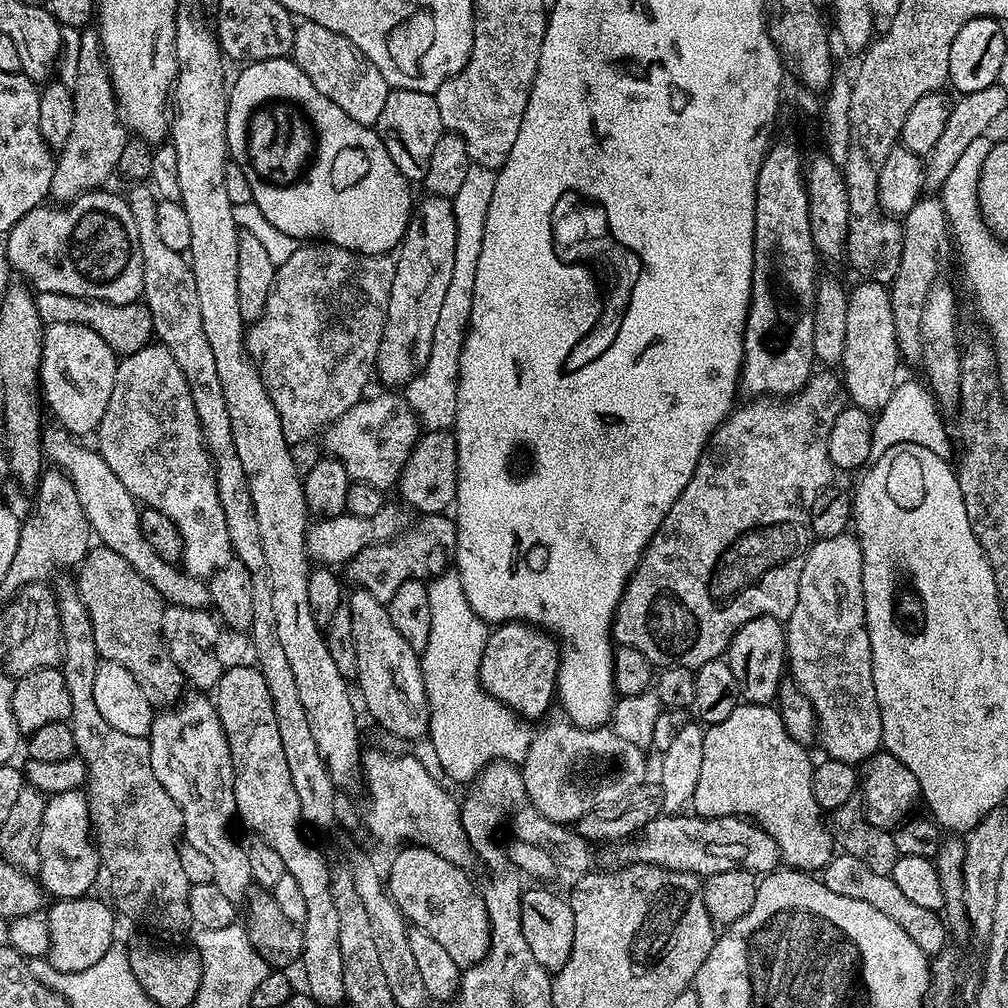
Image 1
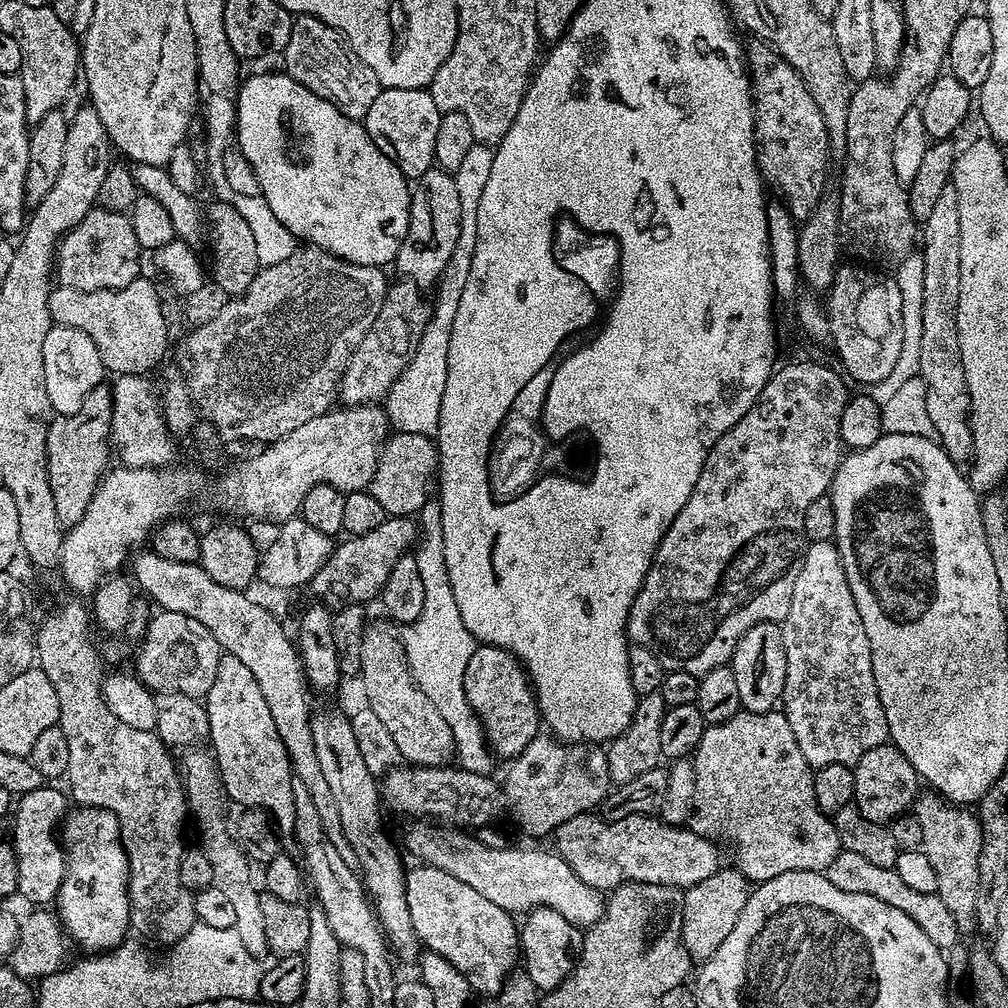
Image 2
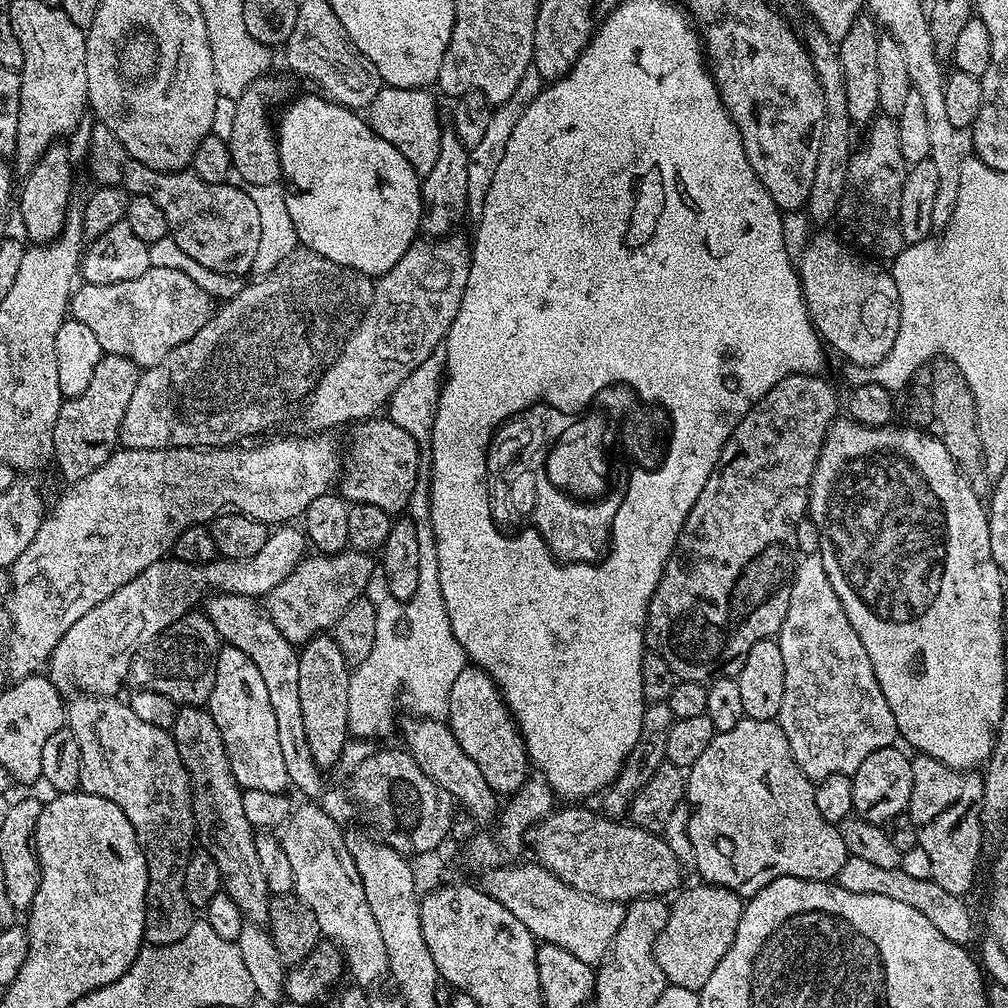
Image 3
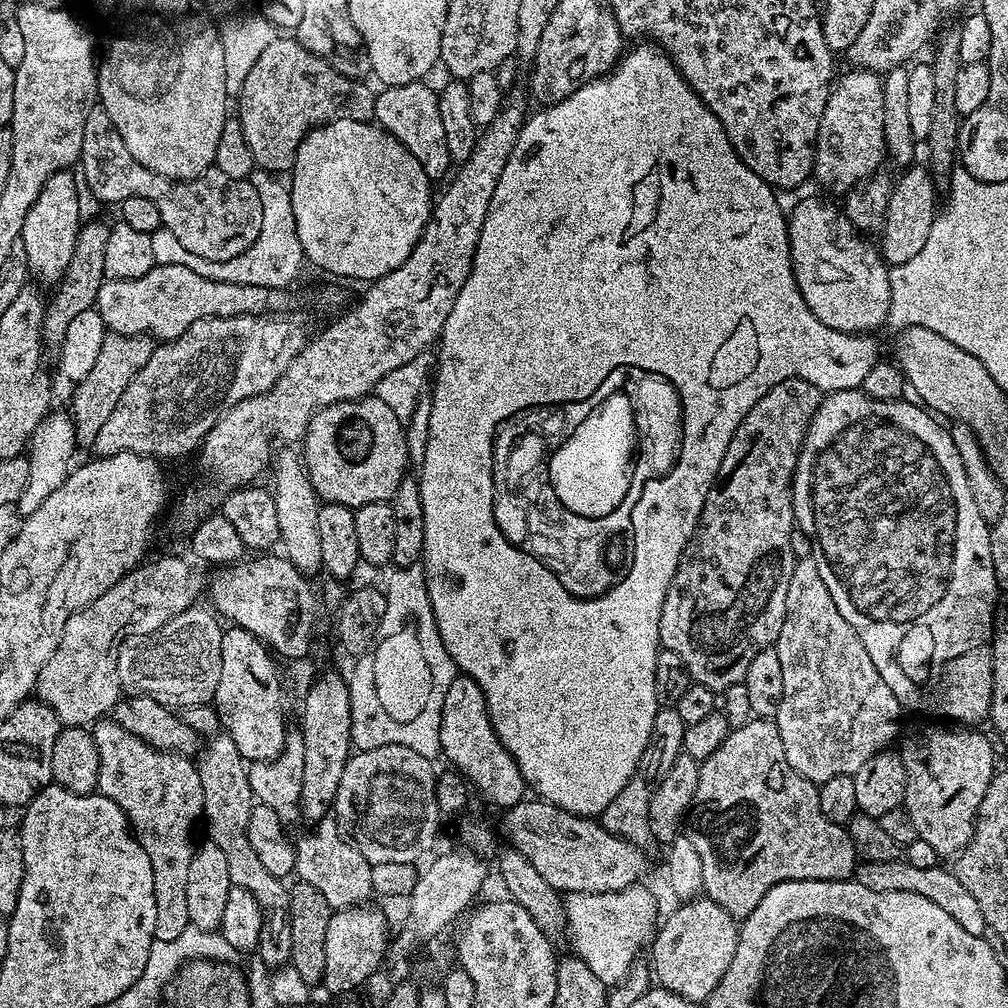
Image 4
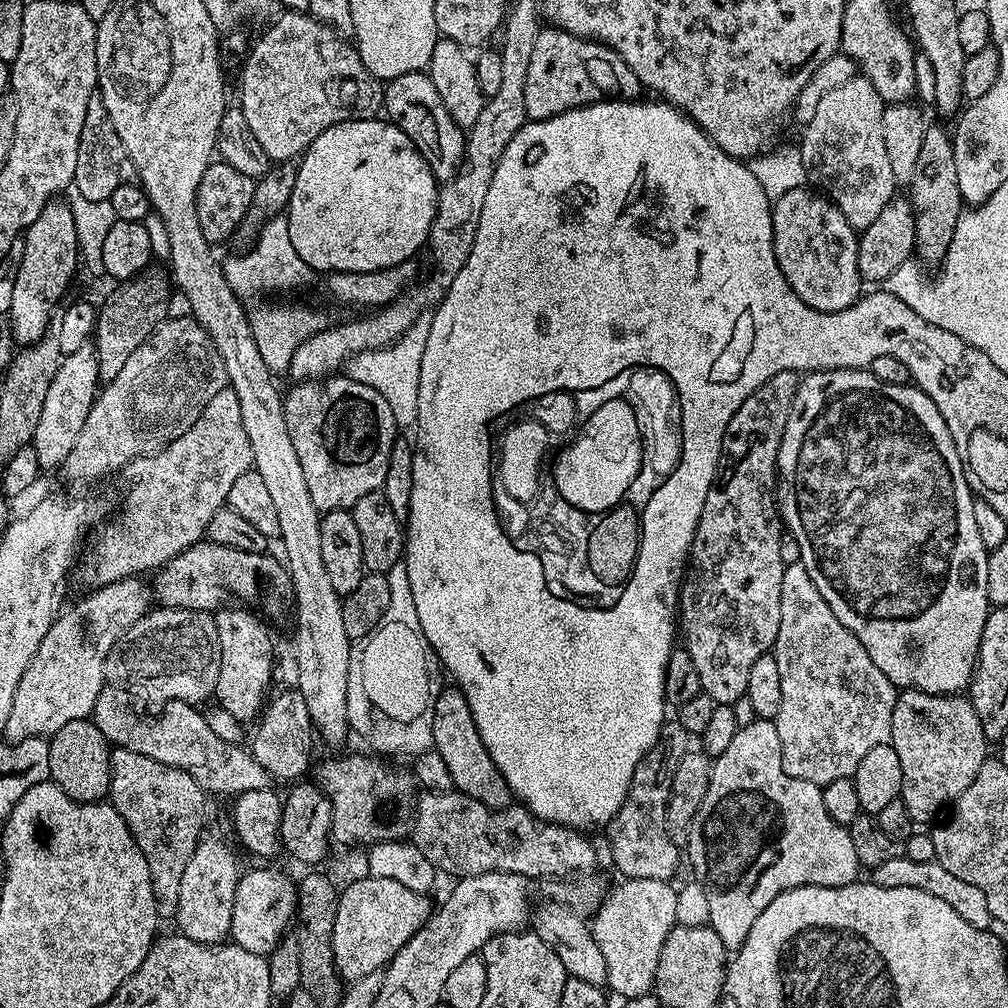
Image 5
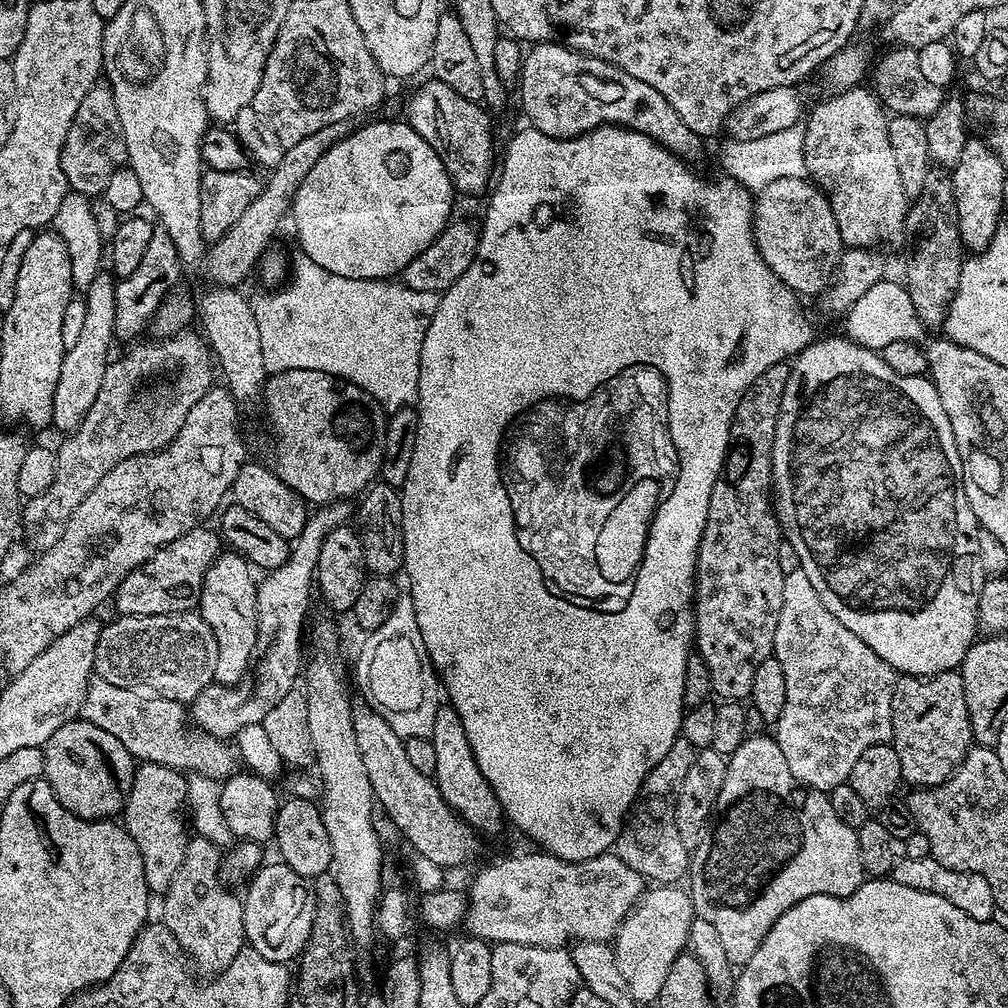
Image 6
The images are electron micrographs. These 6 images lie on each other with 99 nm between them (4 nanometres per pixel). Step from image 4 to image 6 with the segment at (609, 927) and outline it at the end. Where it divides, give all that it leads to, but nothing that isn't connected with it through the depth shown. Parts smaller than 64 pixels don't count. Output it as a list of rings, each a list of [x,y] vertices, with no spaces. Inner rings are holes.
[[[652,886],[636,901],[636,907],[628,913],[628,917],[622,921],[616,930],[614,947],[618,966],[626,978],[626,986],[630,986],[630,994],[637,1005],[655,1005],[658,994],[662,990],[662,982],[666,982],[666,974],[670,972],[670,966],[681,956],[688,947],[688,935],[694,919],[691,895],[680,886]]]

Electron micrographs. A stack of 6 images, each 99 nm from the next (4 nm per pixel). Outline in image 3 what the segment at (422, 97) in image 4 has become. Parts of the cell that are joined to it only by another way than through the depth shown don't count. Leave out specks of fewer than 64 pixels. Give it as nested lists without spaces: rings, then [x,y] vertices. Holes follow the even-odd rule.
[[[381,87],[379,94],[375,96],[368,104],[366,109],[366,119],[368,124],[416,172],[416,175],[423,178],[434,170],[434,162],[438,162],[438,146],[440,145],[440,133],[442,123],[440,116],[436,113],[436,100],[431,96],[431,91],[423,88],[390,88]]]

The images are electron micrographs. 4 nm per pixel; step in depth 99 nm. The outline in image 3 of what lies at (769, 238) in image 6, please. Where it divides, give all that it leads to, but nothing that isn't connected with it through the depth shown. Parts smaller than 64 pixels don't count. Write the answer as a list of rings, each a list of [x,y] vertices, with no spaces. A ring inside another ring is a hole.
[[[828,230],[817,231],[820,233],[805,246],[800,260],[798,256],[800,288],[804,291],[804,303],[808,305],[808,316],[812,320],[812,325],[816,327],[816,331],[819,332],[820,339],[831,351],[833,348],[834,351],[841,352],[850,363],[861,364],[861,369],[867,370],[873,368],[878,362],[882,362],[886,354],[890,354],[890,346],[896,344],[900,321],[898,286],[894,286],[894,278],[887,267],[879,268],[876,265],[879,263],[857,254],[843,239],[840,241],[838,237],[824,231]]]

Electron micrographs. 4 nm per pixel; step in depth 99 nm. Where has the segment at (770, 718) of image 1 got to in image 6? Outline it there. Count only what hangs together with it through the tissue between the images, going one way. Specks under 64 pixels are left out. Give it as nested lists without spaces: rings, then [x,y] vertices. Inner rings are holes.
[[[771,735],[748,736],[742,742],[742,746],[738,746],[738,750],[734,750],[734,754],[727,757],[727,762],[726,782],[722,782],[722,794],[718,794],[714,819],[704,835],[700,837],[698,846],[691,849],[690,871],[686,877],[686,884],[690,889],[695,915],[699,919],[710,922],[710,926],[714,926],[714,930],[718,933],[718,938],[726,950],[726,958],[730,958],[732,965],[742,966],[754,954],[754,950],[758,950],[758,946],[762,946],[762,938],[766,938],[770,926],[774,926],[777,918],[786,910],[790,910],[790,906],[811,896],[849,896],[854,894],[854,890],[858,890],[864,883],[866,873],[862,866],[862,854],[858,854],[856,829],[846,826],[846,822],[842,822],[842,818],[838,818],[838,814],[834,814],[834,806],[830,806],[827,792],[819,792],[816,788],[807,788],[805,784],[800,784],[796,780],[788,780],[790,766],[786,766],[786,758],[782,755],[782,746],[778,746],[778,742]]]

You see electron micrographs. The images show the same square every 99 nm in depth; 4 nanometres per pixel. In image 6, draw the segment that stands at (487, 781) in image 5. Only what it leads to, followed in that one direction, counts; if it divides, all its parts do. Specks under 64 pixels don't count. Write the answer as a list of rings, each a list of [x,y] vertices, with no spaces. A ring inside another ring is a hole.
[[[441,706],[434,714],[434,726],[431,742],[435,751],[434,781],[445,802],[456,811],[461,820],[465,820],[477,833],[496,836],[506,828],[506,817],[500,808],[498,798],[478,770],[478,762],[472,756],[466,730],[462,730],[462,720],[450,706]]]

